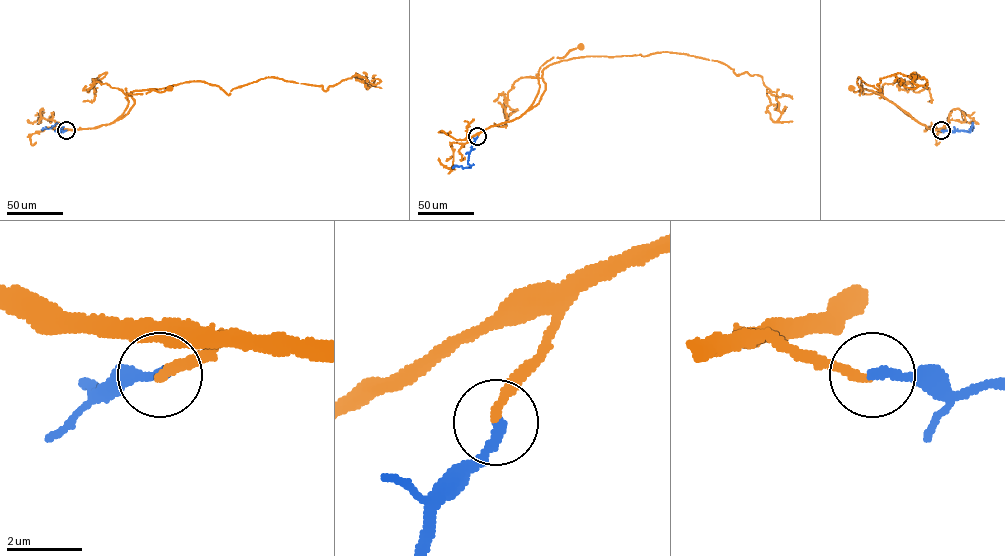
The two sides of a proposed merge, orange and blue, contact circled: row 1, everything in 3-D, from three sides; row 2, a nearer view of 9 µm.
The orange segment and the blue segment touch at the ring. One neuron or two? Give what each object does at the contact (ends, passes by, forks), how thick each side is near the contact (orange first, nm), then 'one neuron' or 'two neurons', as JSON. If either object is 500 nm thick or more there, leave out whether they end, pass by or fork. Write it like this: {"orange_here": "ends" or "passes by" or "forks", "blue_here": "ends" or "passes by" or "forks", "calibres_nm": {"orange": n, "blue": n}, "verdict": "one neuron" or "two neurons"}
{"orange_here": "ends", "blue_here": "ends", "calibres_nm": {"orange": 240, "blue": 280}, "verdict": "one neuron"}

